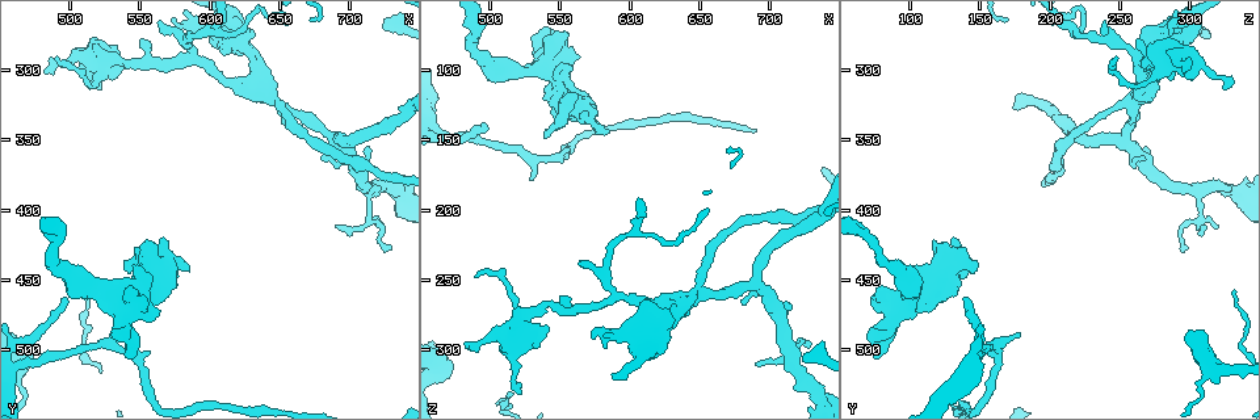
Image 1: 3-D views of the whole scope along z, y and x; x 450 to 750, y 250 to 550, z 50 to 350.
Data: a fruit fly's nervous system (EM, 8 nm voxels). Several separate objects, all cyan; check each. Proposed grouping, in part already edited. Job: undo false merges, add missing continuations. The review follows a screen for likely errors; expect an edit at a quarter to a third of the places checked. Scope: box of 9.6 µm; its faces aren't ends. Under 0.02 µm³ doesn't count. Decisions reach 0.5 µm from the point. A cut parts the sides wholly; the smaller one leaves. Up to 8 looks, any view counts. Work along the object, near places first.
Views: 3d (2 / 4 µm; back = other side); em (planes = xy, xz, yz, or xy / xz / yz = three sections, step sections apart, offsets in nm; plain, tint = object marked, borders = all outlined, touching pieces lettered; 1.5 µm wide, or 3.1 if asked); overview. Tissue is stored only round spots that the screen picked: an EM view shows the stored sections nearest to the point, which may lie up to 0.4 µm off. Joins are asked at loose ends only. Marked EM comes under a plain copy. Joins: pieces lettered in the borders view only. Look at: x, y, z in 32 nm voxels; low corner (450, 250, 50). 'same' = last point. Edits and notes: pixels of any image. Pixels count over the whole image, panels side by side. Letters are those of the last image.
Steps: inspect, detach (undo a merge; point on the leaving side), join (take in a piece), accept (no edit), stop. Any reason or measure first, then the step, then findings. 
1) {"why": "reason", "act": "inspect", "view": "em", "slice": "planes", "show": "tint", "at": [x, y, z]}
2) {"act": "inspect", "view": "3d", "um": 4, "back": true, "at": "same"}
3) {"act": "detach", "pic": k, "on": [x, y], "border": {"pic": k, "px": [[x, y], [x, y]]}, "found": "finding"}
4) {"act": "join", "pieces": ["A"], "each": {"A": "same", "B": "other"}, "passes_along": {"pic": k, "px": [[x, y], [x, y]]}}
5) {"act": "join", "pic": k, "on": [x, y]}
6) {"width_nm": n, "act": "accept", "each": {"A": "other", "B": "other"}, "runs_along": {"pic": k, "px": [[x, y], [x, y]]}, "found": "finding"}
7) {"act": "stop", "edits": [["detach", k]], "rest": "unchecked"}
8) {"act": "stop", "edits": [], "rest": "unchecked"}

{"why": "an open end", "act": "inspect", "view": "3d", "um": 4, "at": [544, 506, 76]}

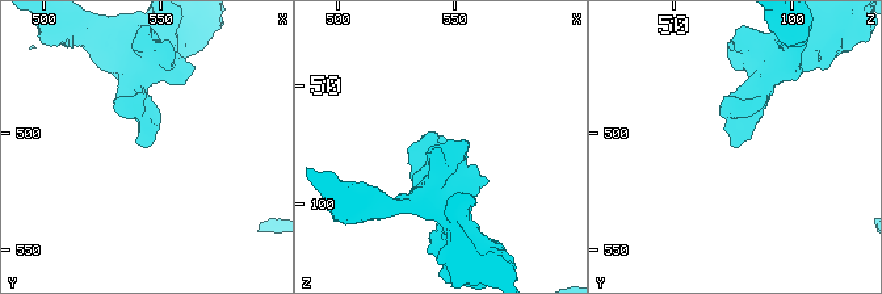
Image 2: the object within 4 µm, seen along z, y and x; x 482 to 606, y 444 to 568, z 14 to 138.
{"act": "inspect", "view": "em", "slice": "xy", "step": 8, "show": "tint", "at": [545, 506, 75]}

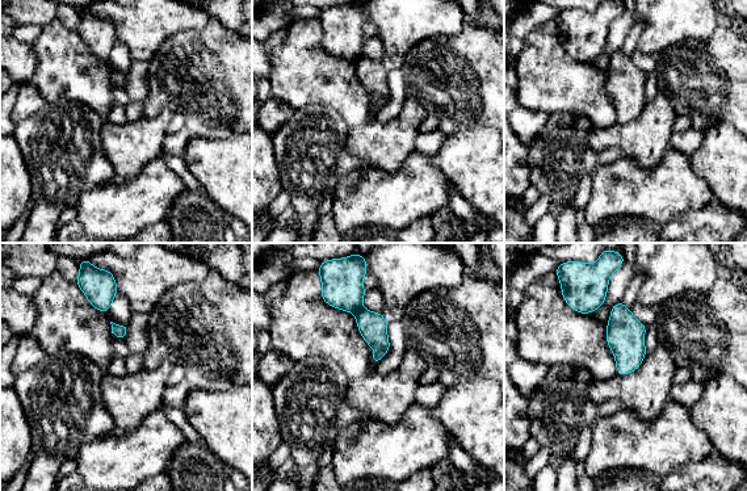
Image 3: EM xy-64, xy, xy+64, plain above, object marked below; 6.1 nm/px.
{"why": "another direction", "act": "inspect", "view": "em", "slice": "planes", "show": "borders", "at": "same"}

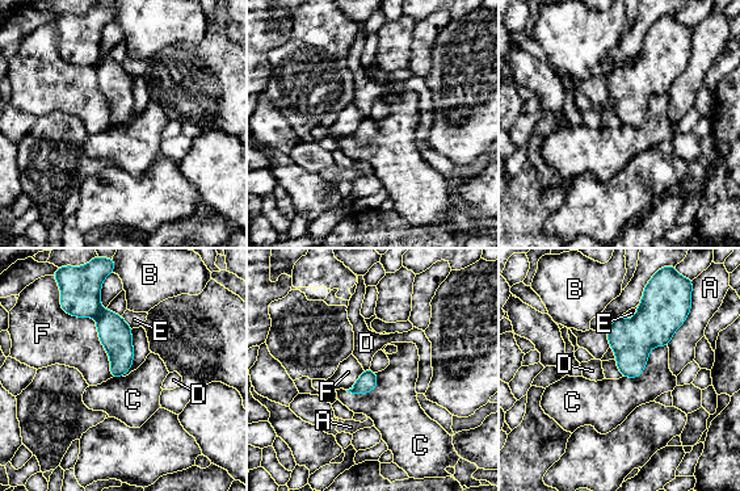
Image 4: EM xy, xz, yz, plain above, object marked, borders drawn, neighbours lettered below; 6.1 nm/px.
{"longest_contact_nm": ["F", 360], "act": "accept", "each": {"A": "other", "B": "other", "C": "other", "D": "other", "E": "other", "F": "other"}, "border": {"pic": 4, "px": [[667, 345], [622, 377]]}, "found": "none of them fits"}

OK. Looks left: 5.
{"why": "an open end", "act": "inspect", "view": "em", "slice": "planes", "show": "borders", "at": [582, 446, 144]}

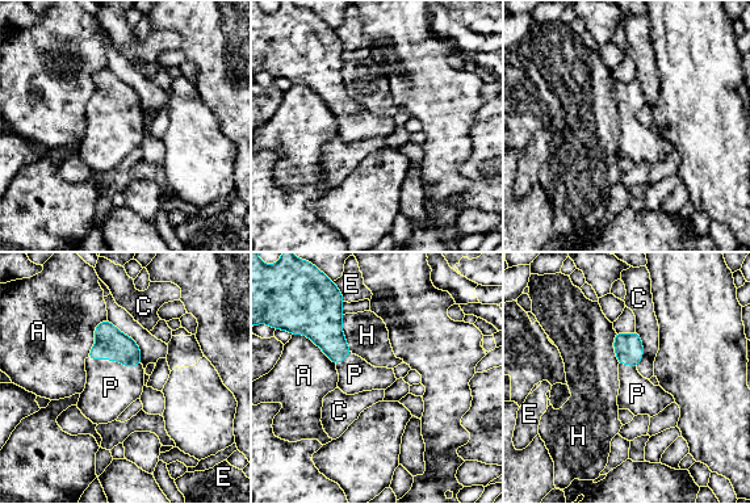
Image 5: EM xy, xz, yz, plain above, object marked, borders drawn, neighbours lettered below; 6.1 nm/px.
{"act": "join", "pieces": ["P"], "each": {"A": "other", "C": "other", "E": "other", "H": "other", "P": "same"}, "passes_along": {"pic": 5, "px": [[110, 343], [114, 360], [110, 387]]}, "found": "the neuron continues"}

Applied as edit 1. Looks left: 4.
{"why": "redraw", "act": "inspect", "view": "overview"}

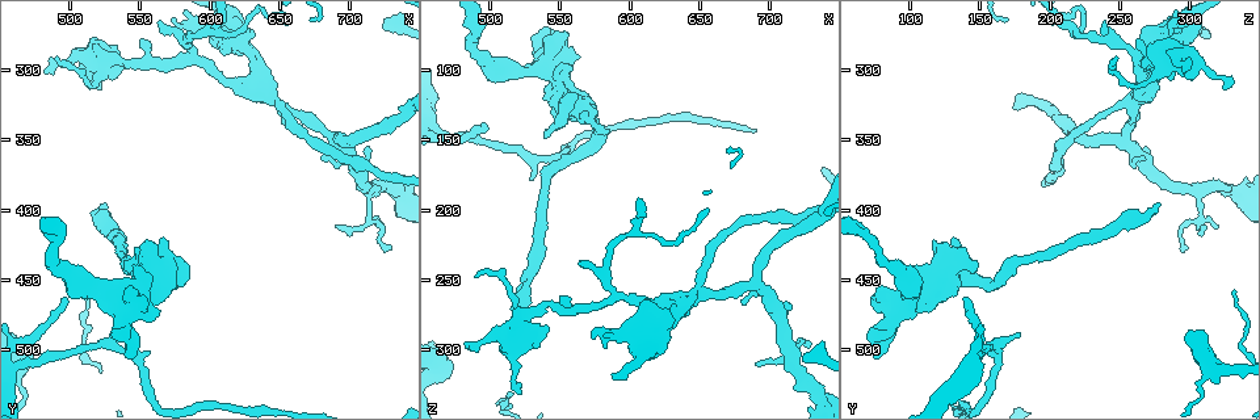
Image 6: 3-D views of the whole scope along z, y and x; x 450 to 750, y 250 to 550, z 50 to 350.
{"why": "free end", "act": "inspect", "view": "em", "slice": "planes", "show": "borders", "at": [498, 464, 138]}

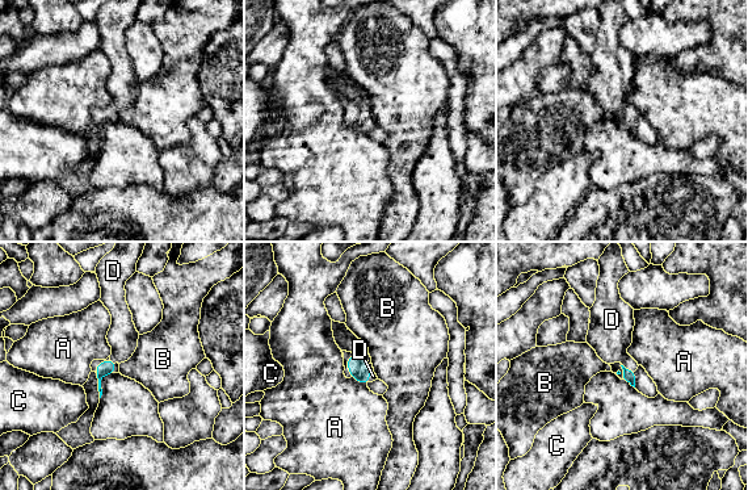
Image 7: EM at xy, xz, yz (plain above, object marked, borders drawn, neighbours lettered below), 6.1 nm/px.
{"longest_contact_nm": ["A", 110], "act": "join", "pieces": ["D"], "each": {"A": "other", "B": "other", "C": "other", "D": "same"}, "passes_along": {"pic": 7, "px": [[629, 376], [627, 369], [610, 333]]}, "found": "the neuron continues"}

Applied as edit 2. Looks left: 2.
{"act": "stop", "edits": [["join", 5], ["join", 7]], "rest": "unchecked"}

